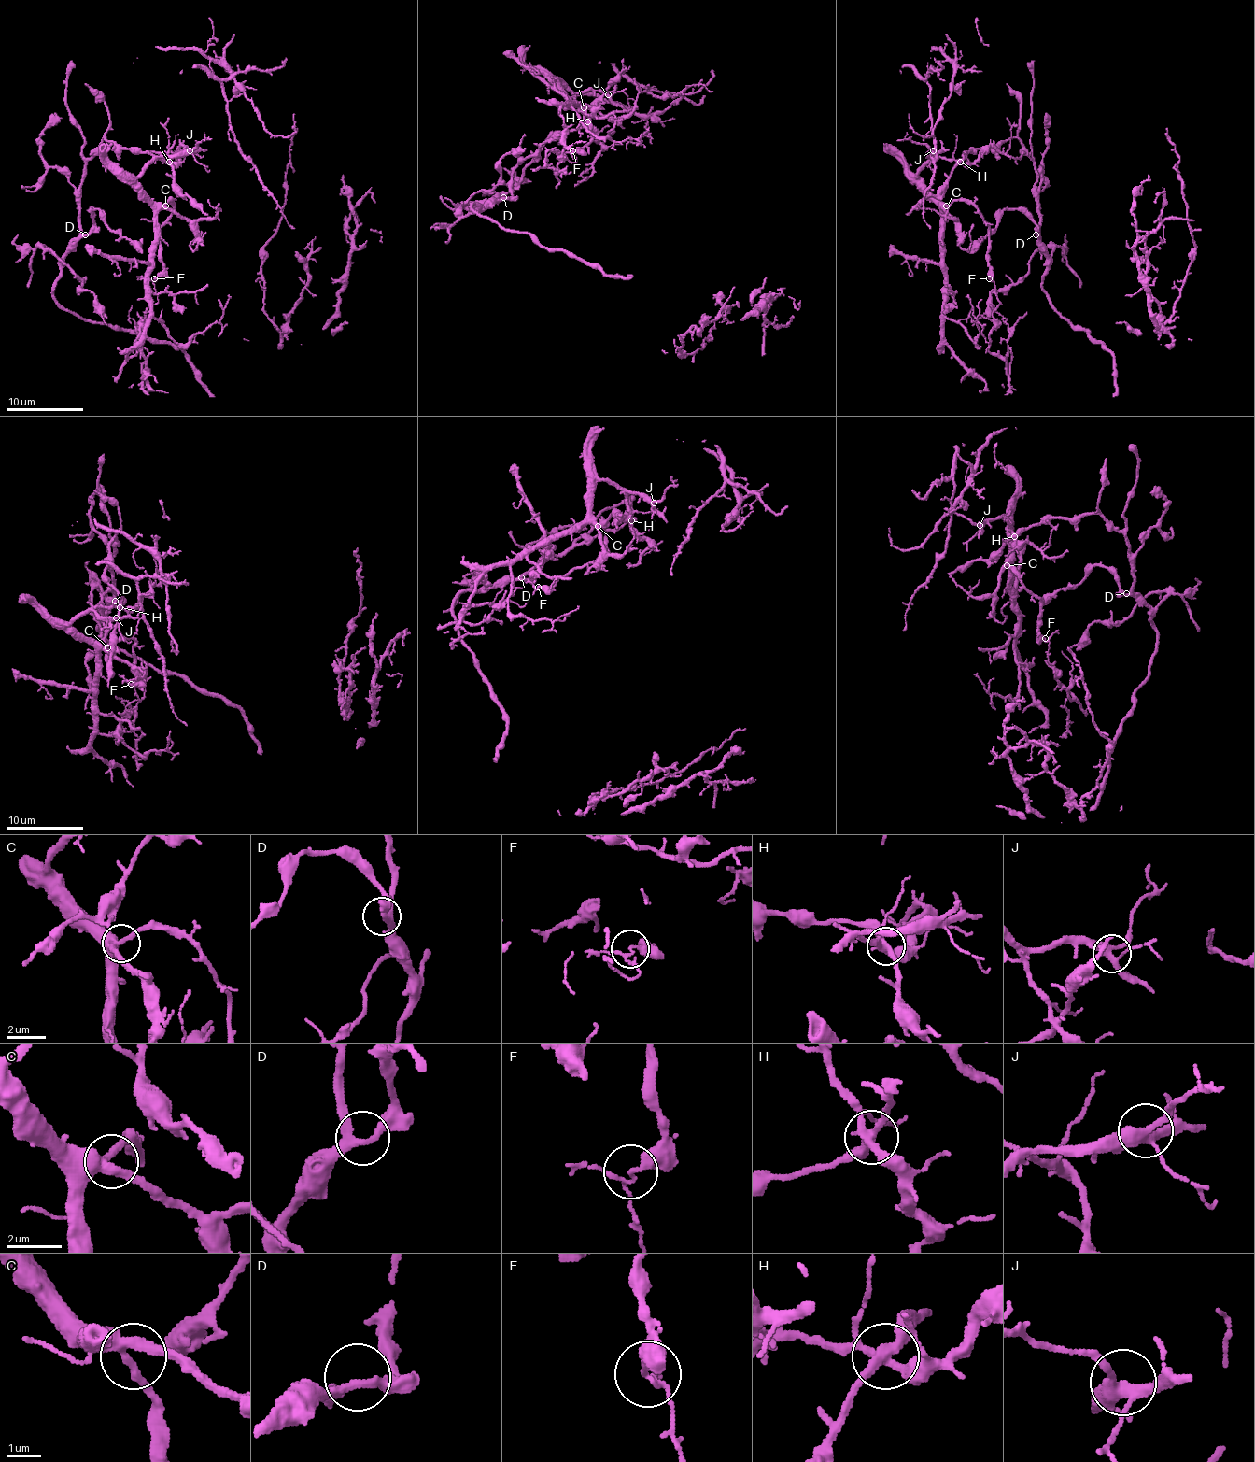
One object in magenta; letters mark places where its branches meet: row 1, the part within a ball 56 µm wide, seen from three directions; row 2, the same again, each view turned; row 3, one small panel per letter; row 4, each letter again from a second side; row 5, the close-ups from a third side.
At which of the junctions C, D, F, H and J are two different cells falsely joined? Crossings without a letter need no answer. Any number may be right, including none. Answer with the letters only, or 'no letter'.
F, H

